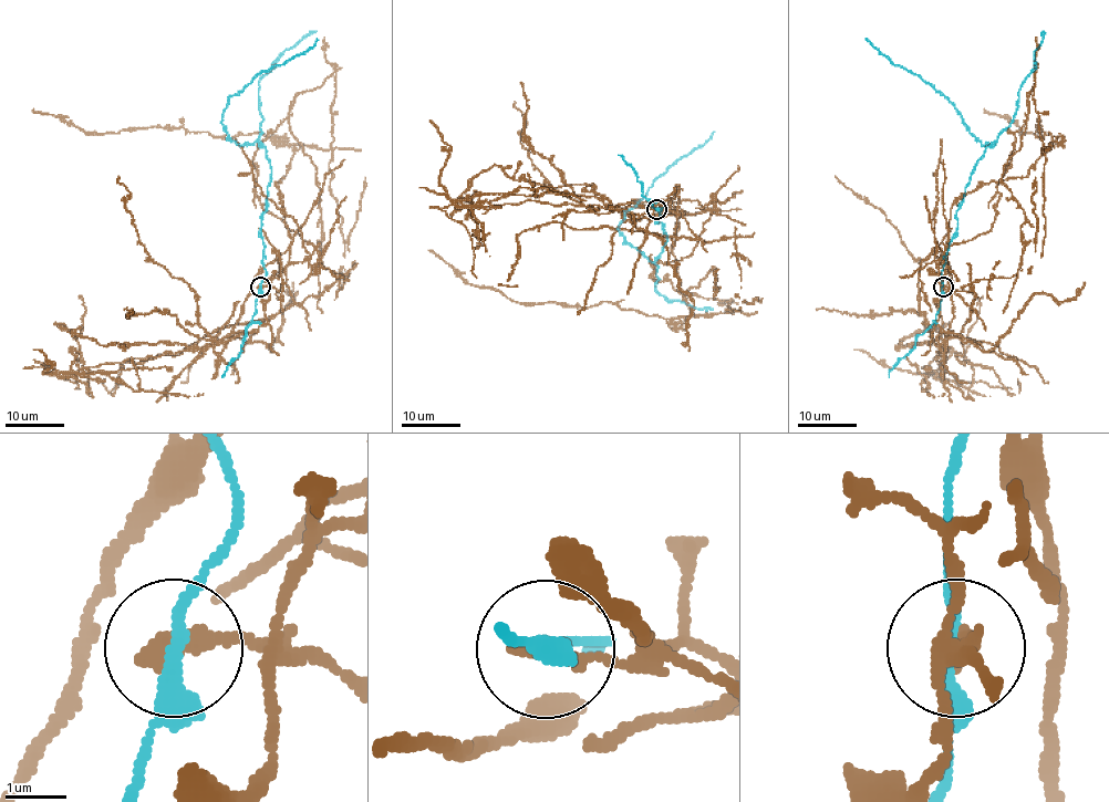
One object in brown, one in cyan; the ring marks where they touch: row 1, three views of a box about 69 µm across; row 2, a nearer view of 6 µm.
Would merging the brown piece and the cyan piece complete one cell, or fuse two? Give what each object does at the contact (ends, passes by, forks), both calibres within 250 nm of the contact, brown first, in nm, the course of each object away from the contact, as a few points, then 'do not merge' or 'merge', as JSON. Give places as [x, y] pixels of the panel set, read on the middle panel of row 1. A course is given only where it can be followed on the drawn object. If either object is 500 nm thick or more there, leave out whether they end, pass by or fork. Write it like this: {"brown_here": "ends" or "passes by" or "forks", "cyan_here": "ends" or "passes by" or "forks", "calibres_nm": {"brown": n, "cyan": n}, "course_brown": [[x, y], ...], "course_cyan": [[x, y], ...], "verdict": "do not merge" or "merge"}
{"brown_here": "ends", "cyan_here": "passes by", "calibres_nm": {"brown": 360, "cyan": 220}, "course_brown": [[656, 209], [688, 214], [672, 250], [695, 318], [603, 301], [516, 302], [466, 282], [429, 250]], "course_cyan": [[656, 209], [662, 208], [657, 224], [667, 237], [653, 261], [622, 236], [618, 228], [624, 214], [713, 132]], "verdict": "do not merge"}

